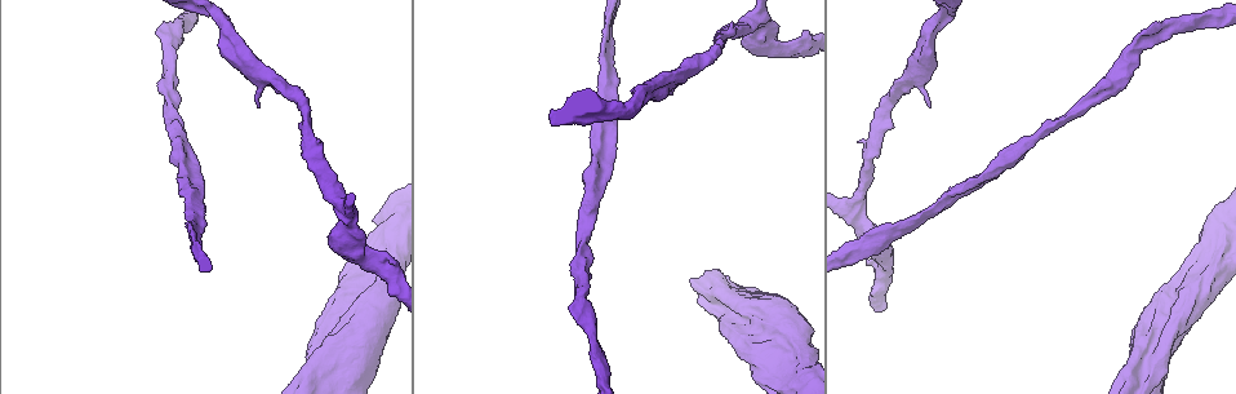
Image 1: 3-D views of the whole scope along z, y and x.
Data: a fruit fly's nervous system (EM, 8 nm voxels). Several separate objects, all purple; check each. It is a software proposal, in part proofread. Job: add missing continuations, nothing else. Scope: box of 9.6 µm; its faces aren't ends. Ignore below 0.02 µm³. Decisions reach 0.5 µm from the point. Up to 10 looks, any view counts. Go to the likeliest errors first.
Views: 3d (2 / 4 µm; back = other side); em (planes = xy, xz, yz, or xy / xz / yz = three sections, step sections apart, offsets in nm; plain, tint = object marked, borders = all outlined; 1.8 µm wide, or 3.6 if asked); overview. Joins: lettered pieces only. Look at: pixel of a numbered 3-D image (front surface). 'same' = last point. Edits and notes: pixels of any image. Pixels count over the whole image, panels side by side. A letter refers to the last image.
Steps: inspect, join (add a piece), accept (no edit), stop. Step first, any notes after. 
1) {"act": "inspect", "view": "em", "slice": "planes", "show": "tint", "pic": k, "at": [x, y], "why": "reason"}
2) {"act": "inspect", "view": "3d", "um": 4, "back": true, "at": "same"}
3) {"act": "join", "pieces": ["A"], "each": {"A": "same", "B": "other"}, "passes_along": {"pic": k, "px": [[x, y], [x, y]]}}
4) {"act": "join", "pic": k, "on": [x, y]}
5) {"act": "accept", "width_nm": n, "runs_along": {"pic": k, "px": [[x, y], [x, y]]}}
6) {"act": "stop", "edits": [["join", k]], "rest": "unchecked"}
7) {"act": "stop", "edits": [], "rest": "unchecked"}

{"act": "inspect", "view": "3d", "um": 2, "pic": 1, "at": [345, 213], "why": "three-way junction"}

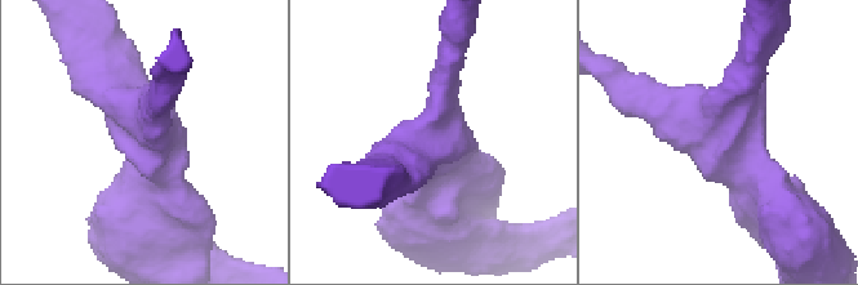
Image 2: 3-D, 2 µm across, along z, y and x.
{"act": "inspect", "view": "em", "um": 3.6, "slice": "xy", "step": 4, "show": "borders", "pic": 2, "at": [144, 141]}

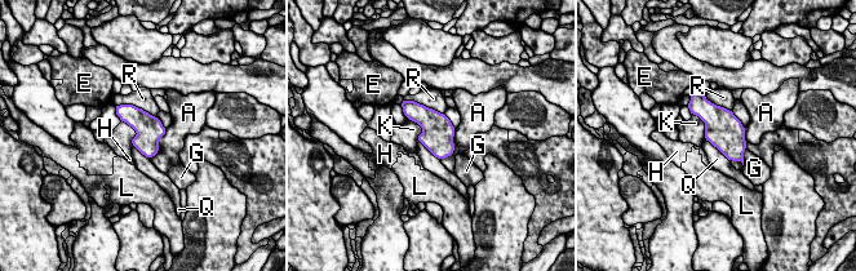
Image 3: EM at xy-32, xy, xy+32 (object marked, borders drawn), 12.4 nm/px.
{"act": "accept", "each": {"A": "other", "E": "other", "G": "other", "H": "other", "K": "other", "L": "other", "Q": "other", "R": "other"}, "arms": 3, "border": {"pic": 3, "px": [[122, 120], [136, 132], [133, 145]]}, "found": "none of them fits"}

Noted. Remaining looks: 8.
{"act": "inspect", "view": "em", "um": 3.6, "slice": "planes", "show": "borders", "pic": 1, "at": [862, 258]}

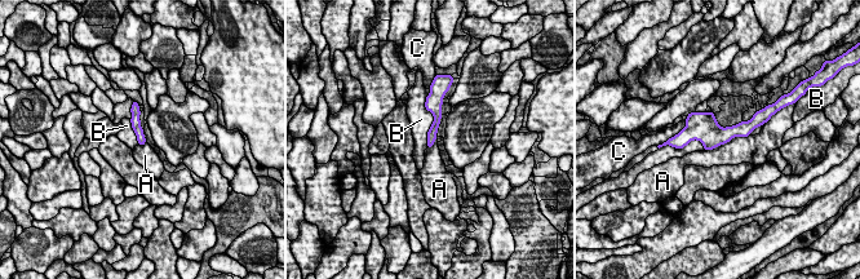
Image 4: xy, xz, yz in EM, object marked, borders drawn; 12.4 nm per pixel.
{"act": "accept", "width_nm": 100, "each": {"A": "other", "B": "other", "C": "other"}, "border": {"pic": 4, "px": [[749, 134], [732, 137], [704, 151]]}, "found": "no lettered piece goes on from it"}

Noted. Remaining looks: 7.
{"act": "inspect", "view": "em", "slice": "yz", "step": 8, "show": "tint", "pic": 1, "at": [615, 138], "why": "free end"}

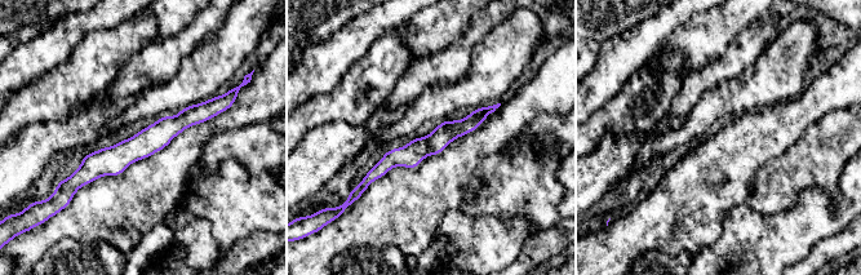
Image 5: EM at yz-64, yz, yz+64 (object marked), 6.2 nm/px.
{"act": "inspect", "view": "em", "slice": "planes", "show": "borders", "at": "same", "why": "another direction"}

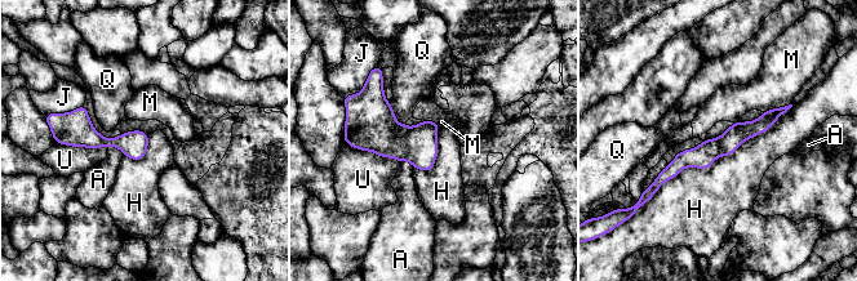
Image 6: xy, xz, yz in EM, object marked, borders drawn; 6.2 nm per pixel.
{"act": "accept", "longest_contact_nm": ["H", 1050], "each": {"A": "other", "H": "other", "J": "other", "M": "other", "Q": "other", "U": "other"}, "found": "none of them fits"}

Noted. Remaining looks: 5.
{"act": "inspect", "view": "em", "um": 3.6, "slice": "planes", "show": "plain", "pic": 1, "at": [760, 382], "why": "stops while still wide"}

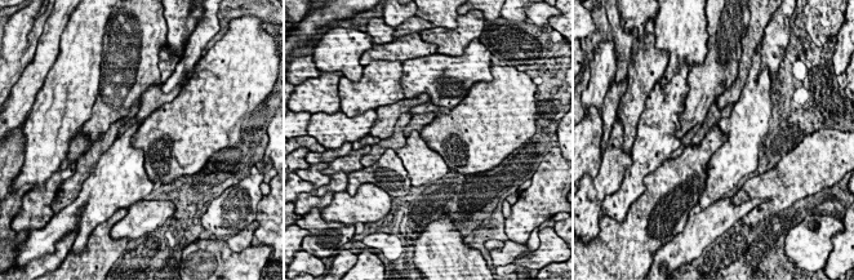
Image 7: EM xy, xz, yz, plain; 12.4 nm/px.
{"act": "inspect", "view": "em", "um": 3.6, "slice": "planes", "show": "borders", "at": "same", "why": "what lies round it"}

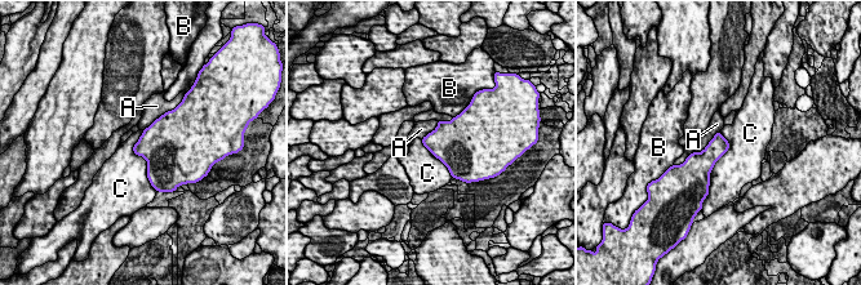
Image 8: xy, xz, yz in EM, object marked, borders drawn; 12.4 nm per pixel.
{"act": "accept", "each": {"A": "other", "B": "other", "C": "other"}, "border": {"pic": 8, "px": [[142, 130], [133, 151], [154, 187]]}, "found": "none of them fits"}

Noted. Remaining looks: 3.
{"act": "stop", "edits": [], "rest": "unchecked"}

